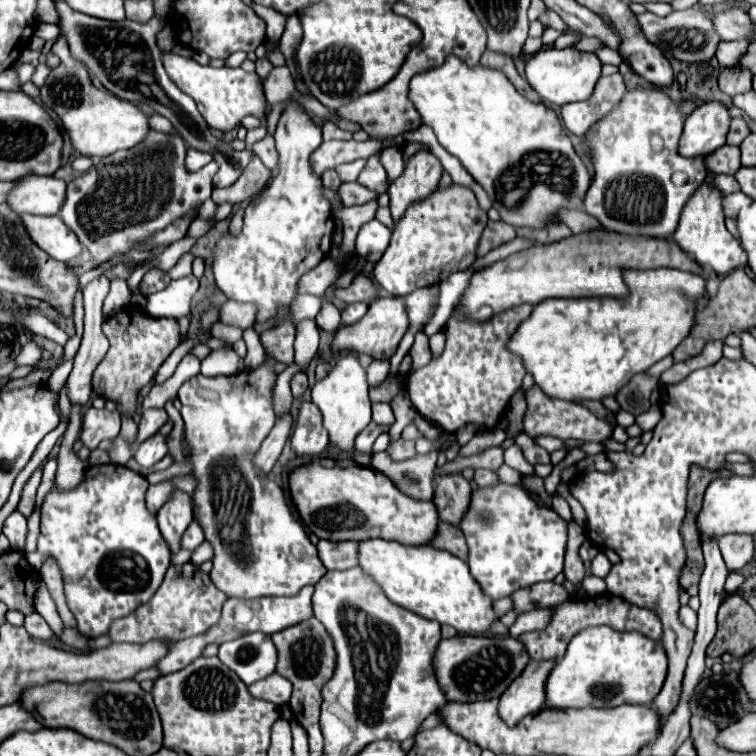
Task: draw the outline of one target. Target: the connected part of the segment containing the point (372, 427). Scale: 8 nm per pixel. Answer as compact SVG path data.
M370 422L370 424L356 436L356 440L354 440L354 450L362 452L362 454L368 454L368 452L372 450L374 440L376 440L378 434L384 432L384 430L386 430L386 428L380 428L380 426L376 426L374 422Z

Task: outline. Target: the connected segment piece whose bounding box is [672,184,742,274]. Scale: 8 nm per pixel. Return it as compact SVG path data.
M702 184L702 188L694 192L694 196L690 198L690 204L686 204L686 208L682 210L682 220L676 232L672 234L672 238L690 258L698 260L698 264L708 264L718 274L730 274L740 266L742 246L724 226L720 200L722 200L722 194L716 188Z

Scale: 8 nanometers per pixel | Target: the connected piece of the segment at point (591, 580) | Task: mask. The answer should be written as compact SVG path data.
M586 576L584 580L582 580L582 586L580 586L588 596L600 596L600 594L604 594L606 592L606 584L604 584L604 580L602 578L596 578L596 576Z

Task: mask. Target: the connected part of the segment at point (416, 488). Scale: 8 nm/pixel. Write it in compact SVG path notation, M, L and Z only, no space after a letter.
M386 452L372 454L370 466L386 474L404 494L416 500L432 500L432 476L436 468L438 452L428 452L424 456L414 456L412 460L392 462Z

